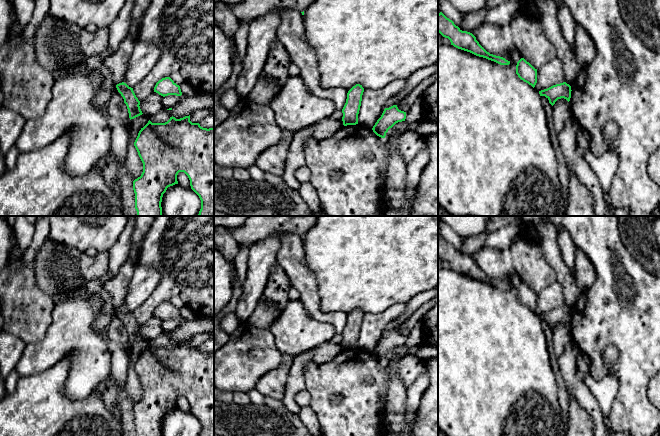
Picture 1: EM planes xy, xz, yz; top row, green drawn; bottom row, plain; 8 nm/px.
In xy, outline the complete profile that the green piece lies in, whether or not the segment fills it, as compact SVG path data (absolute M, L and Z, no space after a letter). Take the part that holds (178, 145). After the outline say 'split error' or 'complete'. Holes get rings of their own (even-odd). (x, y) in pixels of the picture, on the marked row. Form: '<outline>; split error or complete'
M190 115L180 119L172 116L165 123L152 123L149 120L139 131L134 146L143 163L141 176L133 181L137 216L162 216L163 194L168 187L178 184L179 172L184 172L188 176L191 189L201 200L201 209L197 216L214 216L214 128L207 129L199 123L192 123Z; complete

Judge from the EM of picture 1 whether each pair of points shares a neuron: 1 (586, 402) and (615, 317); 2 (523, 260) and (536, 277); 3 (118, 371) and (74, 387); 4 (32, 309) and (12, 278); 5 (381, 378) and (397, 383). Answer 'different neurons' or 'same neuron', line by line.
1: different neurons
2: same neuron
3: different neurons
4: same neuron
5: different neurons

